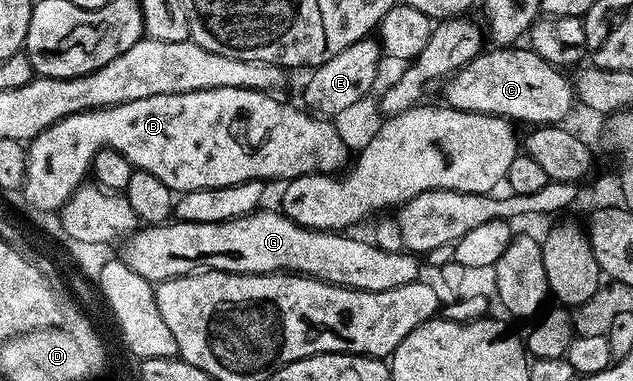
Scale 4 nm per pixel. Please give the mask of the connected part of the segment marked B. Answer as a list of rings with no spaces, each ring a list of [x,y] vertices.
[[[217,88],[216,90],[192,90],[184,94],[156,94],[154,97],[140,98],[138,101],[128,101],[126,104],[112,105],[108,108],[96,108],[93,111],[72,114],[62,121],[48,126],[39,134],[29,141],[26,149],[26,180],[22,183],[21,195],[26,195],[26,200],[32,207],[36,208],[39,213],[57,213],[74,195],[78,188],[81,188],[84,181],[91,175],[93,159],[102,148],[111,148],[118,151],[124,158],[133,165],[137,171],[156,174],[164,186],[168,186],[176,194],[188,193],[190,191],[204,190],[212,187],[228,187],[233,184],[246,183],[249,180],[261,180],[270,182],[270,180],[282,180],[289,182],[300,178],[301,176],[328,176],[338,174],[347,167],[348,149],[341,131],[338,132],[333,128],[329,119],[323,118],[317,114],[311,114],[301,107],[293,108],[290,104],[285,104],[282,100],[277,100],[277,95],[270,92],[257,92],[247,88]]]

